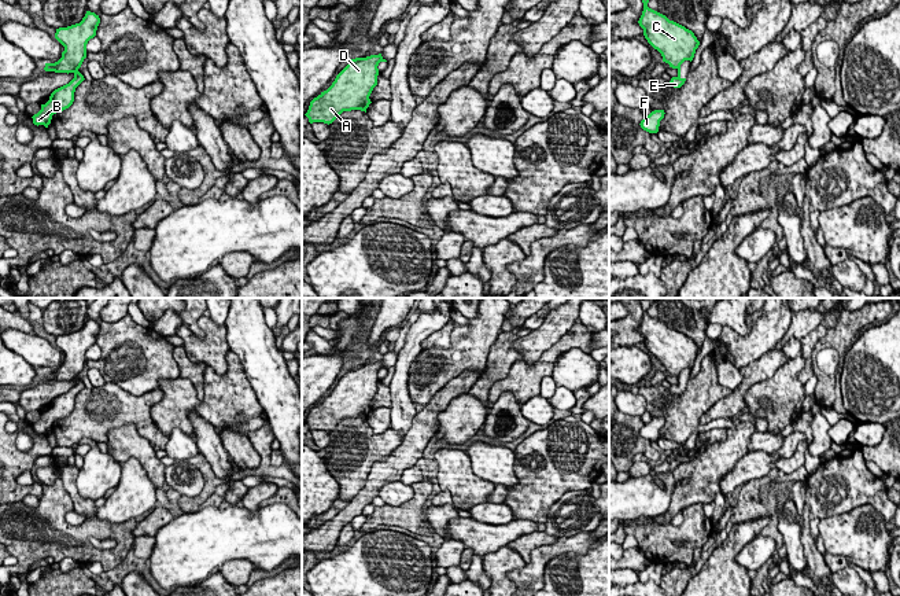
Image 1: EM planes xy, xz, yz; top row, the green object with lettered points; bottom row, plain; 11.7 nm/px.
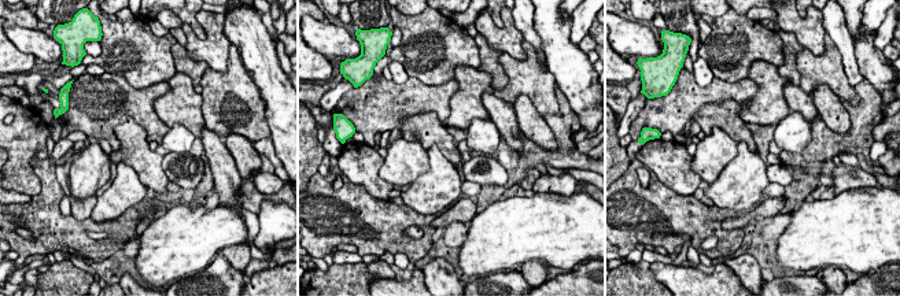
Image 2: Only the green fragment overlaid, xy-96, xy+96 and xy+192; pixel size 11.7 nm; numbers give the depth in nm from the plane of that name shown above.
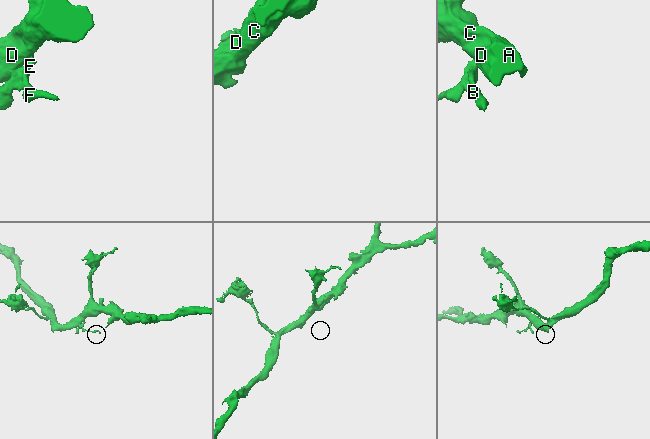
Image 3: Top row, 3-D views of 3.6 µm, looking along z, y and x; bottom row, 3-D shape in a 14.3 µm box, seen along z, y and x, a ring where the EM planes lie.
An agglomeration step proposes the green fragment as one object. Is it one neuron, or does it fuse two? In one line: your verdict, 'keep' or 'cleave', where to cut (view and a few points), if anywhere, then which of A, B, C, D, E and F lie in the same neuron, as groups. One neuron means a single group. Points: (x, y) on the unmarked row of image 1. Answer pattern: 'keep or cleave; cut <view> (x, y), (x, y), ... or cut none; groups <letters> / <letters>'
cleave; cut xy (78, 374), (72, 379); groups A C D / B E F

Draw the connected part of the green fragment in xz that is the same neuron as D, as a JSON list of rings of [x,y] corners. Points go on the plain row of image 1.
[[[381,361],[355,365],[336,383],[332,393],[310,409],[305,422],[309,430],[332,431],[343,419],[366,416],[369,404],[377,393]]]

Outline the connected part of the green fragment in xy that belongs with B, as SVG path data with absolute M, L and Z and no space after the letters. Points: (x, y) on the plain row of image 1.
M78 376L73 380L74 386L69 391L55 397L51 401L49 408L45 412L41 412L41 417L32 424L34 433L44 433L48 435L54 422L63 419L73 412L75 396L85 387Z

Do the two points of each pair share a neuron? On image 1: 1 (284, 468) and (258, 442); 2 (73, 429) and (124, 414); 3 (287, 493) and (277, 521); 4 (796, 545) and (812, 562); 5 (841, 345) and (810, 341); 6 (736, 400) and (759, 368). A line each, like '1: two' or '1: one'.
1: one
2: one
3: two
4: two
5: two
6: one

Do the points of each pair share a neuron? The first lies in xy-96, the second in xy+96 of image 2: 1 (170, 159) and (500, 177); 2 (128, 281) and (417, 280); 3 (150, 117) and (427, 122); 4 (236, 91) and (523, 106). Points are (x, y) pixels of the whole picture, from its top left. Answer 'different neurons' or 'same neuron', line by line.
1: same neuron
2: different neurons
3: different neurons
4: different neurons

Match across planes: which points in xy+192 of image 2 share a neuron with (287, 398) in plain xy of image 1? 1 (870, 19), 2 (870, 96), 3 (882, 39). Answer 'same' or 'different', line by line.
1: different
2: different
3: different

